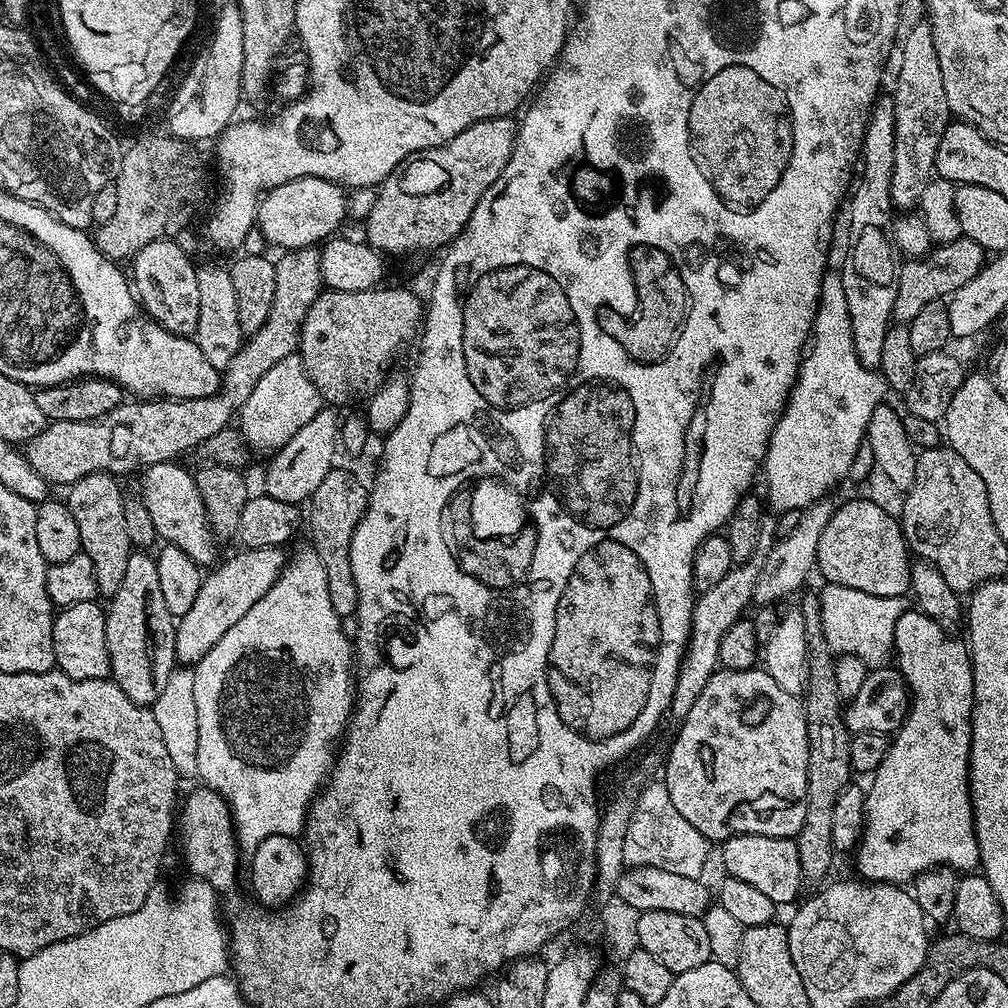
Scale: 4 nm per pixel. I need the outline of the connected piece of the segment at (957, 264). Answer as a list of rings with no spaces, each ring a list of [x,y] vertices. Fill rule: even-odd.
[[[967,238],[933,247],[923,256],[905,259],[898,274],[898,298],[894,298],[893,317],[900,322],[912,320],[914,314],[930,306],[930,302],[943,301],[966,286],[966,282],[977,276],[985,264],[986,251],[983,246]]]

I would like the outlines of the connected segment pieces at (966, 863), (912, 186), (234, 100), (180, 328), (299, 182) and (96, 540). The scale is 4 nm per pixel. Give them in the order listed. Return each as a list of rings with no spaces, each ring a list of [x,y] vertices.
[[[906,610],[902,618],[898,618],[898,626],[894,630],[894,664],[904,676],[908,685],[910,703],[904,724],[891,737],[886,758],[882,758],[882,766],[871,777],[872,785],[866,788],[866,844],[868,840],[868,876],[867,879],[881,884],[907,885],[920,873],[937,866],[947,866],[968,874],[980,863],[978,854],[978,838],[974,830],[974,814],[972,813],[972,791],[968,789],[968,763],[970,762],[970,742],[972,741],[972,703],[974,702],[974,678],[972,677],[972,657],[970,649],[963,639],[955,640],[944,628],[939,619],[928,617],[919,610]]]
[[[927,22],[916,24],[908,33],[905,31],[902,36],[902,44],[904,40],[904,49],[900,52],[900,69],[896,72],[896,89],[890,92],[892,101],[894,102],[894,166],[892,167],[892,203],[897,209],[908,208],[904,210],[912,210],[920,203],[920,195],[925,190],[927,184],[932,181],[936,172],[936,155],[938,154],[938,146],[942,142],[942,134],[948,128],[950,123],[950,113],[948,103],[946,102],[946,89],[942,86],[942,66],[938,66],[938,50],[934,50],[934,38],[932,37],[932,28]]]
[[[234,2],[223,5],[216,13],[216,29],[208,52],[204,52],[188,68],[180,89],[171,97],[166,108],[167,131],[189,142],[215,141],[233,123],[236,107],[242,101],[242,14]]]
[[[172,238],[155,240],[138,250],[131,261],[130,280],[143,309],[175,336],[195,337],[198,326],[197,265]]]
[[[313,176],[294,178],[290,182],[282,182],[282,186],[269,188],[260,197],[260,205],[256,208],[256,228],[264,235],[266,243],[273,244],[274,247],[280,248],[279,250],[310,248],[335,237],[341,231],[340,223],[348,216],[349,199],[349,193],[341,185],[329,180],[314,178]]]
[[[110,472],[86,474],[86,478],[78,478],[78,482],[70,485],[66,495],[70,514],[74,514],[74,522],[78,522],[80,550],[94,562],[94,576],[98,578],[98,590],[104,598],[118,594],[118,586],[122,586],[122,578],[126,575],[126,562],[134,551],[130,534],[126,534],[126,496],[120,493],[116,480],[119,479]]]

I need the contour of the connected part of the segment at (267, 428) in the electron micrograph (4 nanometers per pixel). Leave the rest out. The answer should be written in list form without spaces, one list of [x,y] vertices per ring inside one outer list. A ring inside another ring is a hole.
[[[293,354],[282,358],[278,366],[270,366],[270,370],[262,374],[258,386],[254,386],[250,398],[246,398],[240,407],[238,427],[253,453],[271,454],[294,438],[294,434],[298,434],[298,430],[302,430],[302,426],[306,426],[306,422],[318,414],[320,407],[322,401],[319,390],[314,382],[310,382],[299,355]]]

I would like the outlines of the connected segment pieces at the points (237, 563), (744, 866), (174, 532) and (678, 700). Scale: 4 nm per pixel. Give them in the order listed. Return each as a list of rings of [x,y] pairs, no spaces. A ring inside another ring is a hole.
[[[245,548],[233,554],[229,560],[221,559],[211,569],[212,572],[200,581],[198,598],[194,598],[190,610],[176,620],[176,659],[181,665],[192,666],[196,661],[206,658],[212,647],[222,639],[222,634],[274,586],[274,582],[283,572],[286,563],[285,549]]]
[[[742,834],[723,841],[721,848],[724,848],[720,856],[724,859],[725,873],[734,878],[742,878],[742,882],[750,882],[750,886],[762,890],[762,894],[766,894],[766,898],[770,898],[776,905],[784,906],[799,894],[802,873],[795,839]]]
[[[167,460],[161,464],[149,464],[143,469],[140,480],[139,499],[150,510],[150,518],[154,521],[154,530],[161,541],[174,544],[186,550],[190,558],[201,566],[212,566],[217,563],[216,544],[218,537],[208,525],[206,506],[202,502],[202,494],[198,494],[195,475],[180,465],[180,462]]]
[[[765,515],[760,526],[760,544],[755,547],[754,554],[751,554],[744,564],[733,566],[726,574],[726,578],[718,582],[718,586],[695,597],[692,607],[692,629],[688,635],[688,646],[684,649],[678,682],[672,695],[670,712],[671,715],[676,715],[676,718],[690,714],[690,706],[694,706],[698,694],[702,694],[702,686],[706,686],[706,682],[710,682],[710,678],[718,670],[720,647],[726,630],[730,630],[730,626],[734,626],[734,622],[741,619],[747,613],[744,611],[750,608],[754,586],[758,586],[758,574],[762,574],[762,566],[766,566],[766,554],[770,554],[777,539],[776,522],[775,515]]]

